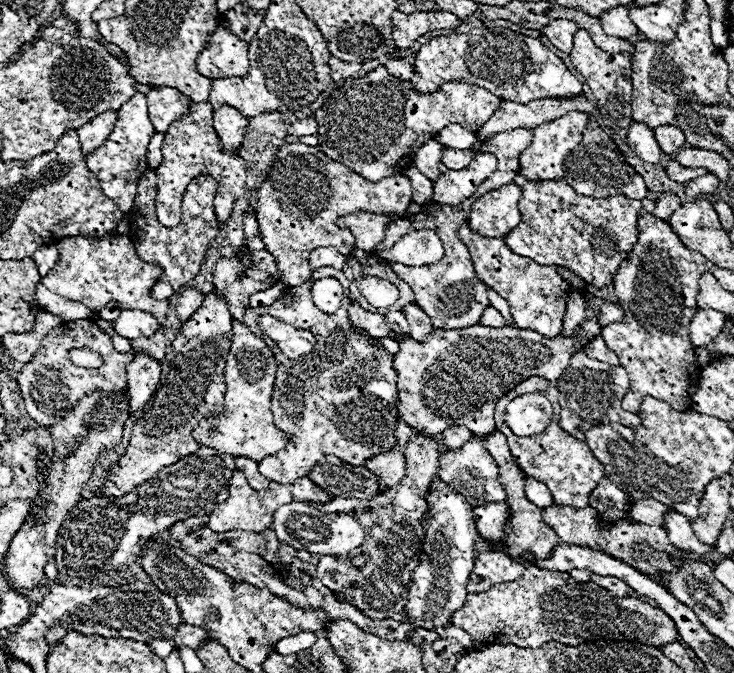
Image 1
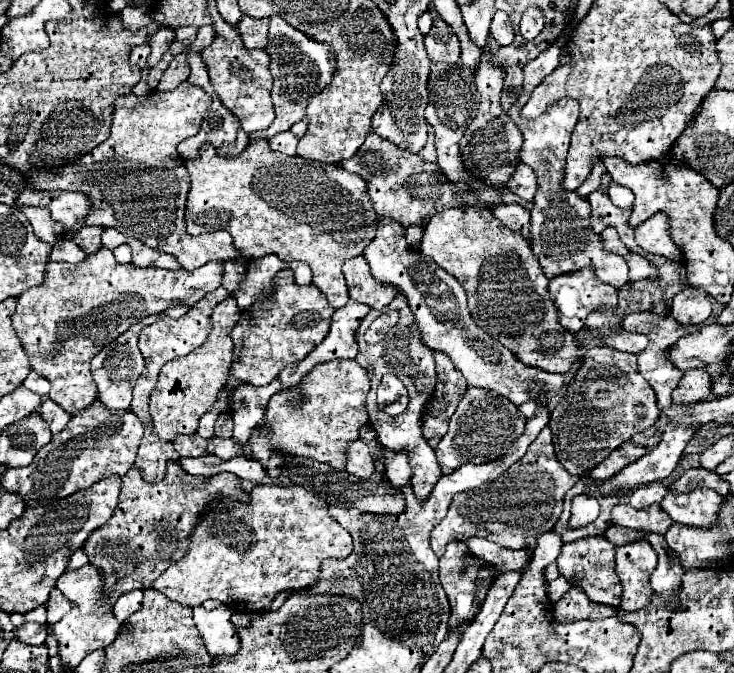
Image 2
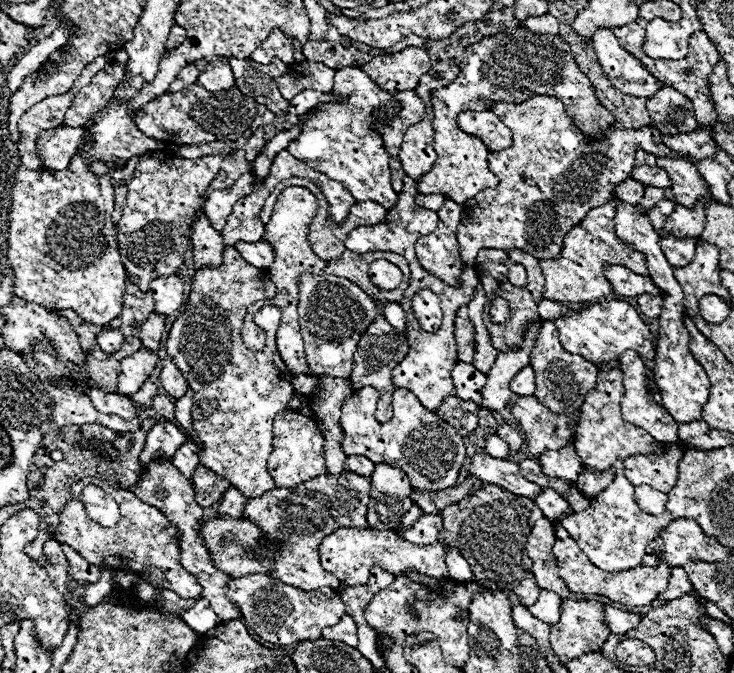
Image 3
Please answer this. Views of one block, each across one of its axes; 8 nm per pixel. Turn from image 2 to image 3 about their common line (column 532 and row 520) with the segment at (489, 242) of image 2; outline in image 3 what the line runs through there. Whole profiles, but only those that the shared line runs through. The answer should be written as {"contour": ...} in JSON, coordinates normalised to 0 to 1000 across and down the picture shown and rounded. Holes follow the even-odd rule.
{"contour":[[[466,701],[460,707],[441,704],[431,713],[406,719],[403,725],[376,725],[354,740],[338,740],[332,767],[343,770],[362,790],[365,802],[376,802],[381,808],[384,820],[368,847],[371,859],[414,877],[433,877],[441,871],[458,877],[463,871],[463,862],[436,841],[431,814],[441,796],[455,790],[455,785],[504,785],[499,773],[501,743],[504,710],[488,707],[482,701]]]}

